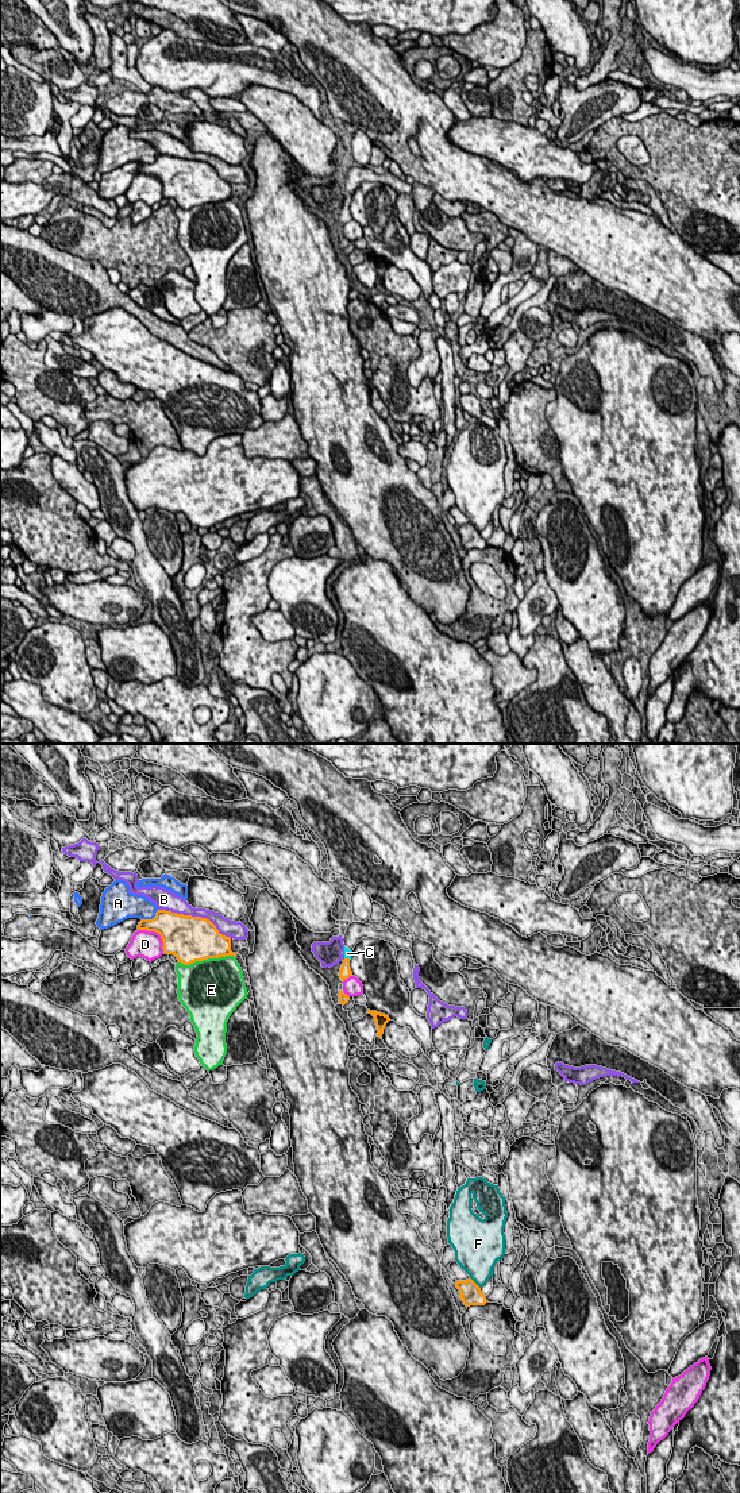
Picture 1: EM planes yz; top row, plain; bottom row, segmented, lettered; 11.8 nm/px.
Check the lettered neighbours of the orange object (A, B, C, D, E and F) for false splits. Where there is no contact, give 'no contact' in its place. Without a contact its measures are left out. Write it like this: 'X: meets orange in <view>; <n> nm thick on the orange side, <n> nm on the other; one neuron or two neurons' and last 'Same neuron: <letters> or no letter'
A: meets orange in yz; 340 nm thick on the orange side, 280 nm on the other; two neurons
B: meets orange in yz; 500 nm thick on the orange side, 190 nm on the other; two neurons
C: meets orange in yz; 130 nm thick on the orange side, 100 nm on the other; one neuron
D: meets orange in yz; 420 nm thick on the orange side, 320 nm on the other; two neurons
E: meets orange in yz; 500 nm thick on the orange side, 480 nm on the other; two neurons
F: meets orange in yz; 260 nm thick on the orange side, 380 nm on the other; two neurons
Same neuron: C

